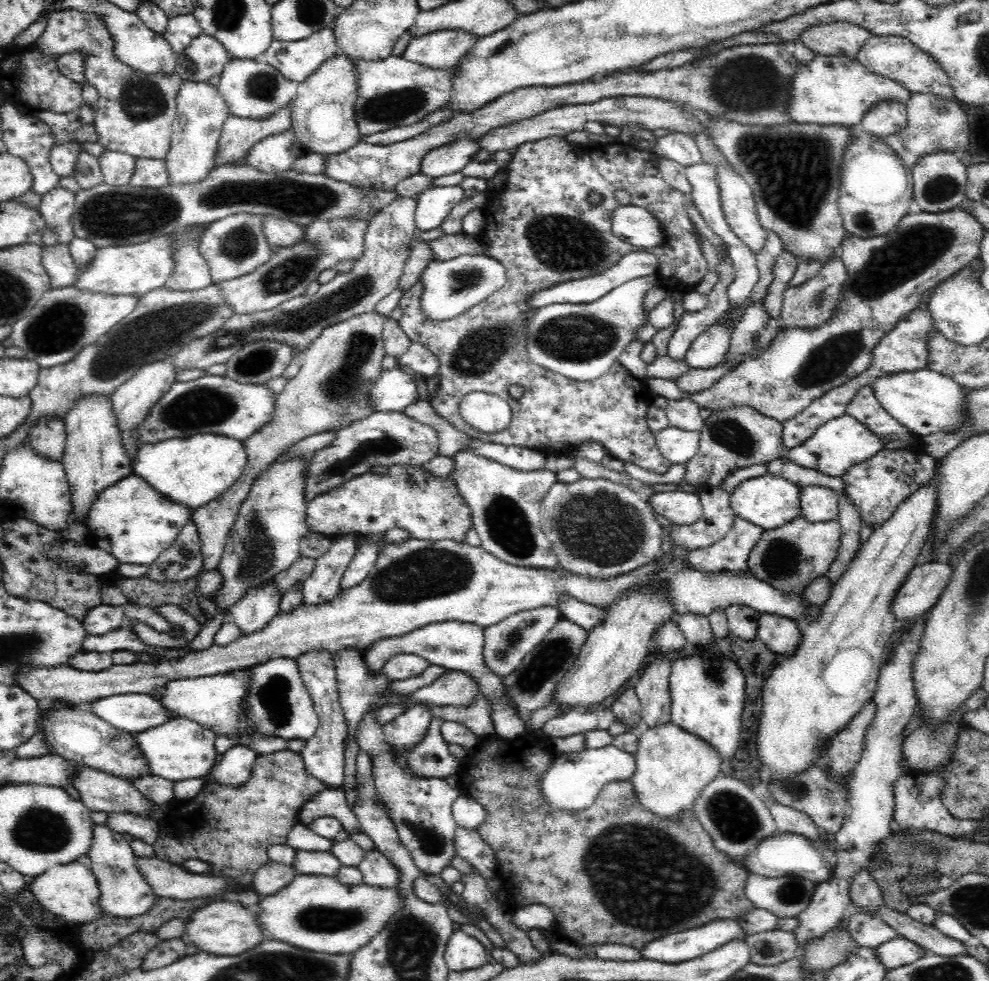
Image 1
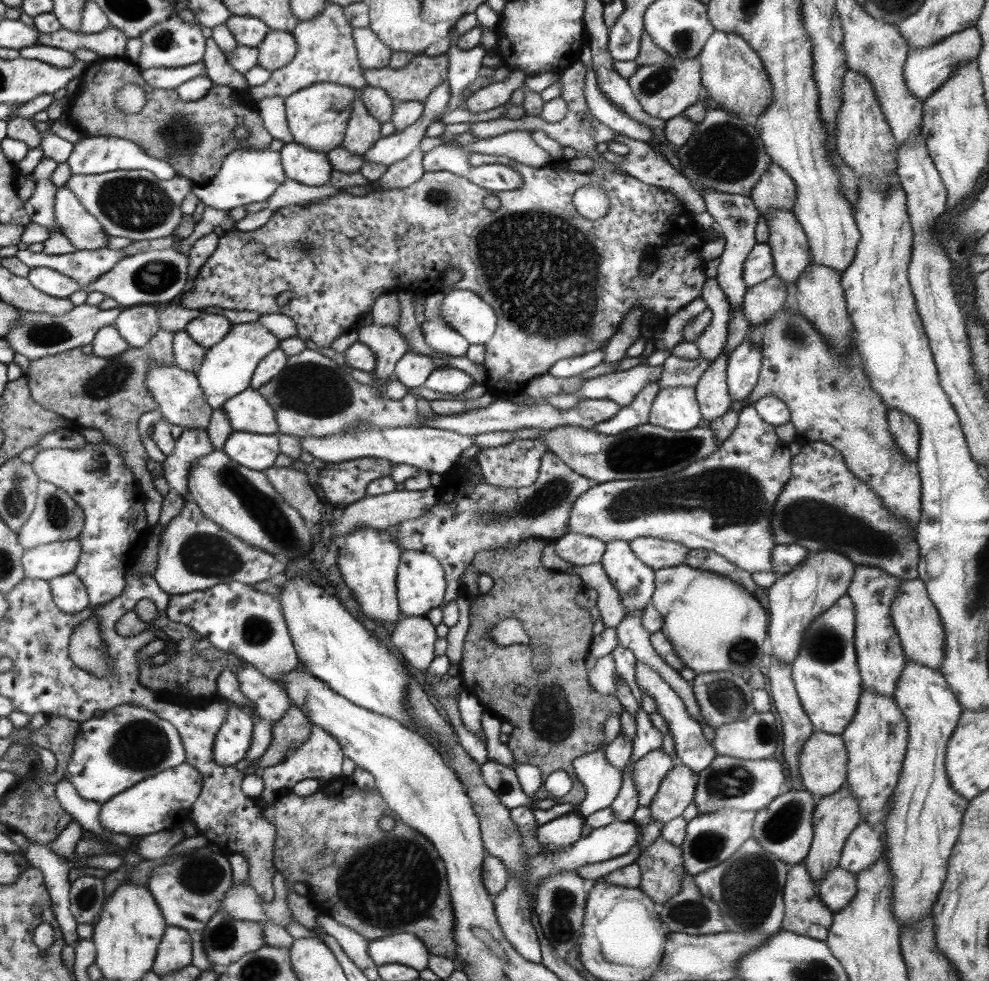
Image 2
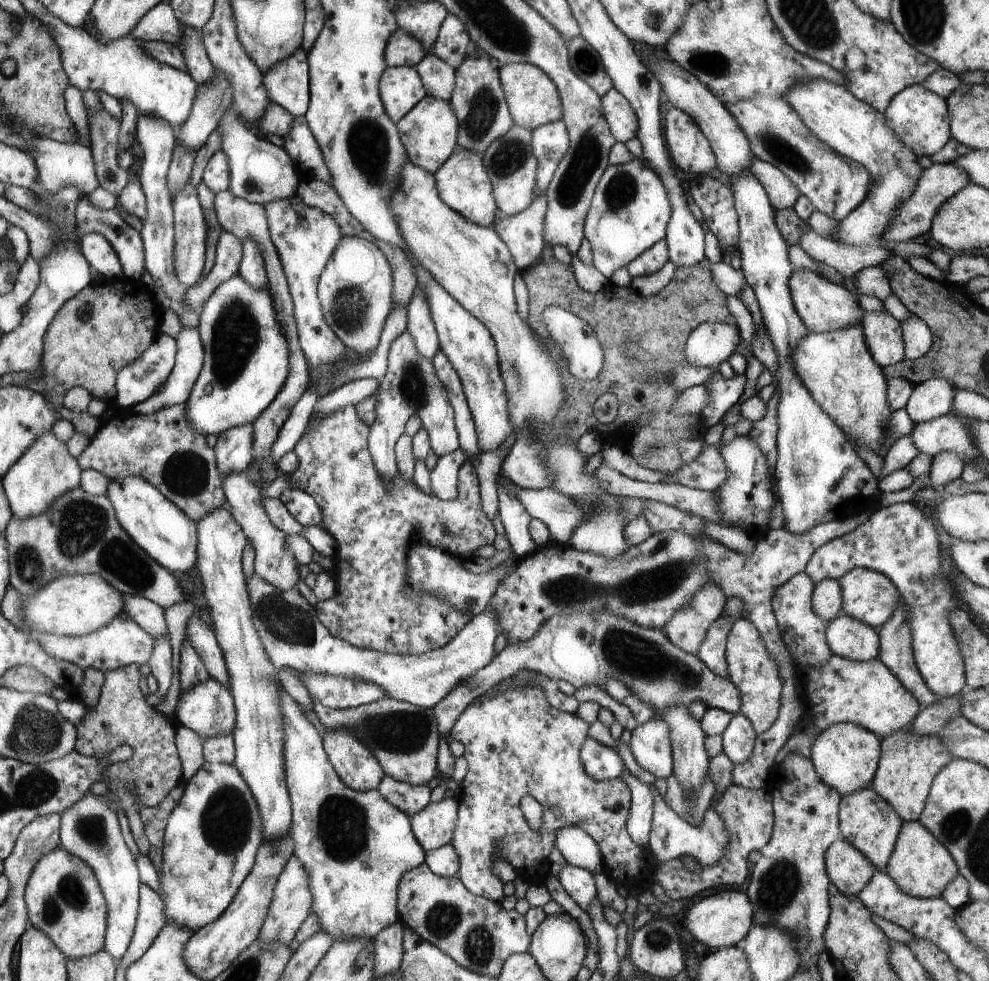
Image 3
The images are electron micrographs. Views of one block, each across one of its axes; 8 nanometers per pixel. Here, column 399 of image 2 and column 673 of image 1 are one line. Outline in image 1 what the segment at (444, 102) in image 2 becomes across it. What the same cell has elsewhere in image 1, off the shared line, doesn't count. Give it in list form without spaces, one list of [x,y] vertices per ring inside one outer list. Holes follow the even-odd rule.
[[[670,132],[668,136],[662,136],[652,144],[652,152],[660,158],[670,158],[682,166],[692,166],[702,162],[702,154],[696,146],[696,140],[682,132]]]

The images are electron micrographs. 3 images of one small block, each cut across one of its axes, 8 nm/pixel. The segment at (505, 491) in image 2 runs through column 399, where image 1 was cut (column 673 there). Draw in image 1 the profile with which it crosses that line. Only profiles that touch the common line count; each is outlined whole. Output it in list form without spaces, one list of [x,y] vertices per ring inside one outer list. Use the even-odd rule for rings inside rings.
[[[710,488],[700,494],[700,500],[704,506],[704,516],[696,524],[670,526],[670,542],[674,542],[674,546],[684,546],[694,552],[720,542],[732,530],[736,514],[730,506],[732,502],[728,492],[722,488]]]

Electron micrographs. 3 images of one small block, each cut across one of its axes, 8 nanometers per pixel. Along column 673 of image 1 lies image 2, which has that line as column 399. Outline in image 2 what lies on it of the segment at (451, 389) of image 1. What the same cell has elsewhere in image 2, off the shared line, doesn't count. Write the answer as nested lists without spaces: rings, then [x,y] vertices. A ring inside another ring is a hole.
[[[471,154],[467,160],[471,168],[483,164],[511,166],[523,176],[523,186],[497,194],[501,206],[495,212],[489,212],[481,204],[481,200],[491,194],[489,190],[451,172],[425,172],[421,180],[407,188],[377,190],[365,196],[339,190],[311,204],[279,208],[265,226],[253,232],[235,228],[223,232],[215,252],[193,280],[193,290],[183,292],[179,306],[193,310],[205,310],[207,306],[237,312],[249,310],[259,316],[285,314],[295,322],[295,336],[301,342],[311,340],[317,348],[329,350],[333,340],[363,324],[375,300],[385,292],[399,288],[401,282],[409,282],[409,292],[419,292],[423,282],[435,282],[441,292],[447,268],[457,266],[463,278],[451,290],[461,288],[479,294],[497,314],[495,332],[491,340],[483,344],[483,368],[487,372],[487,390],[501,400],[523,392],[531,378],[549,374],[549,368],[557,360],[587,354],[589,350],[603,350],[607,340],[617,332],[617,324],[637,302],[645,312],[651,310],[657,320],[665,320],[697,300],[703,292],[707,276],[699,248],[705,240],[701,238],[701,230],[693,224],[693,214],[689,214],[671,192],[643,184],[633,176],[599,170],[573,172],[565,168],[565,160],[553,160],[541,168],[523,166],[509,156],[491,154]],[[589,182],[599,182],[609,192],[609,212],[597,222],[583,218],[571,204],[575,188]],[[645,260],[657,262],[657,270],[651,276],[641,272]],[[281,292],[293,294],[283,306],[277,304]]]

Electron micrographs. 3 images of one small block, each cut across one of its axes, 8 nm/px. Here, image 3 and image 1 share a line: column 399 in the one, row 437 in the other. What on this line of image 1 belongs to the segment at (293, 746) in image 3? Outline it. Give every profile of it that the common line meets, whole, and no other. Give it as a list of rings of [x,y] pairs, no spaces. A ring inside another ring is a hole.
[[[844,414],[840,418],[822,424],[804,444],[794,446],[792,450],[784,450],[782,458],[788,458],[790,462],[794,462],[794,466],[800,466],[804,470],[816,470],[826,478],[842,478],[844,474],[848,474],[848,470],[852,470],[852,466],[868,462],[868,458],[876,456],[884,448],[886,444],[878,434],[874,434],[868,426],[864,426],[856,418]]]

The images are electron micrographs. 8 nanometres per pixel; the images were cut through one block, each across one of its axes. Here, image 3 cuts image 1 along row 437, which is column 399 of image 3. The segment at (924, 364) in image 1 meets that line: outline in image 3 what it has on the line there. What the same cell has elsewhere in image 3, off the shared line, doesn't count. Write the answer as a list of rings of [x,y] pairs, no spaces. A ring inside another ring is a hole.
[[[385,776],[377,788],[377,792],[397,810],[401,810],[405,816],[415,816],[417,812],[421,812],[431,798],[431,790],[427,786],[411,786],[411,784],[403,784],[397,782],[389,776]]]

